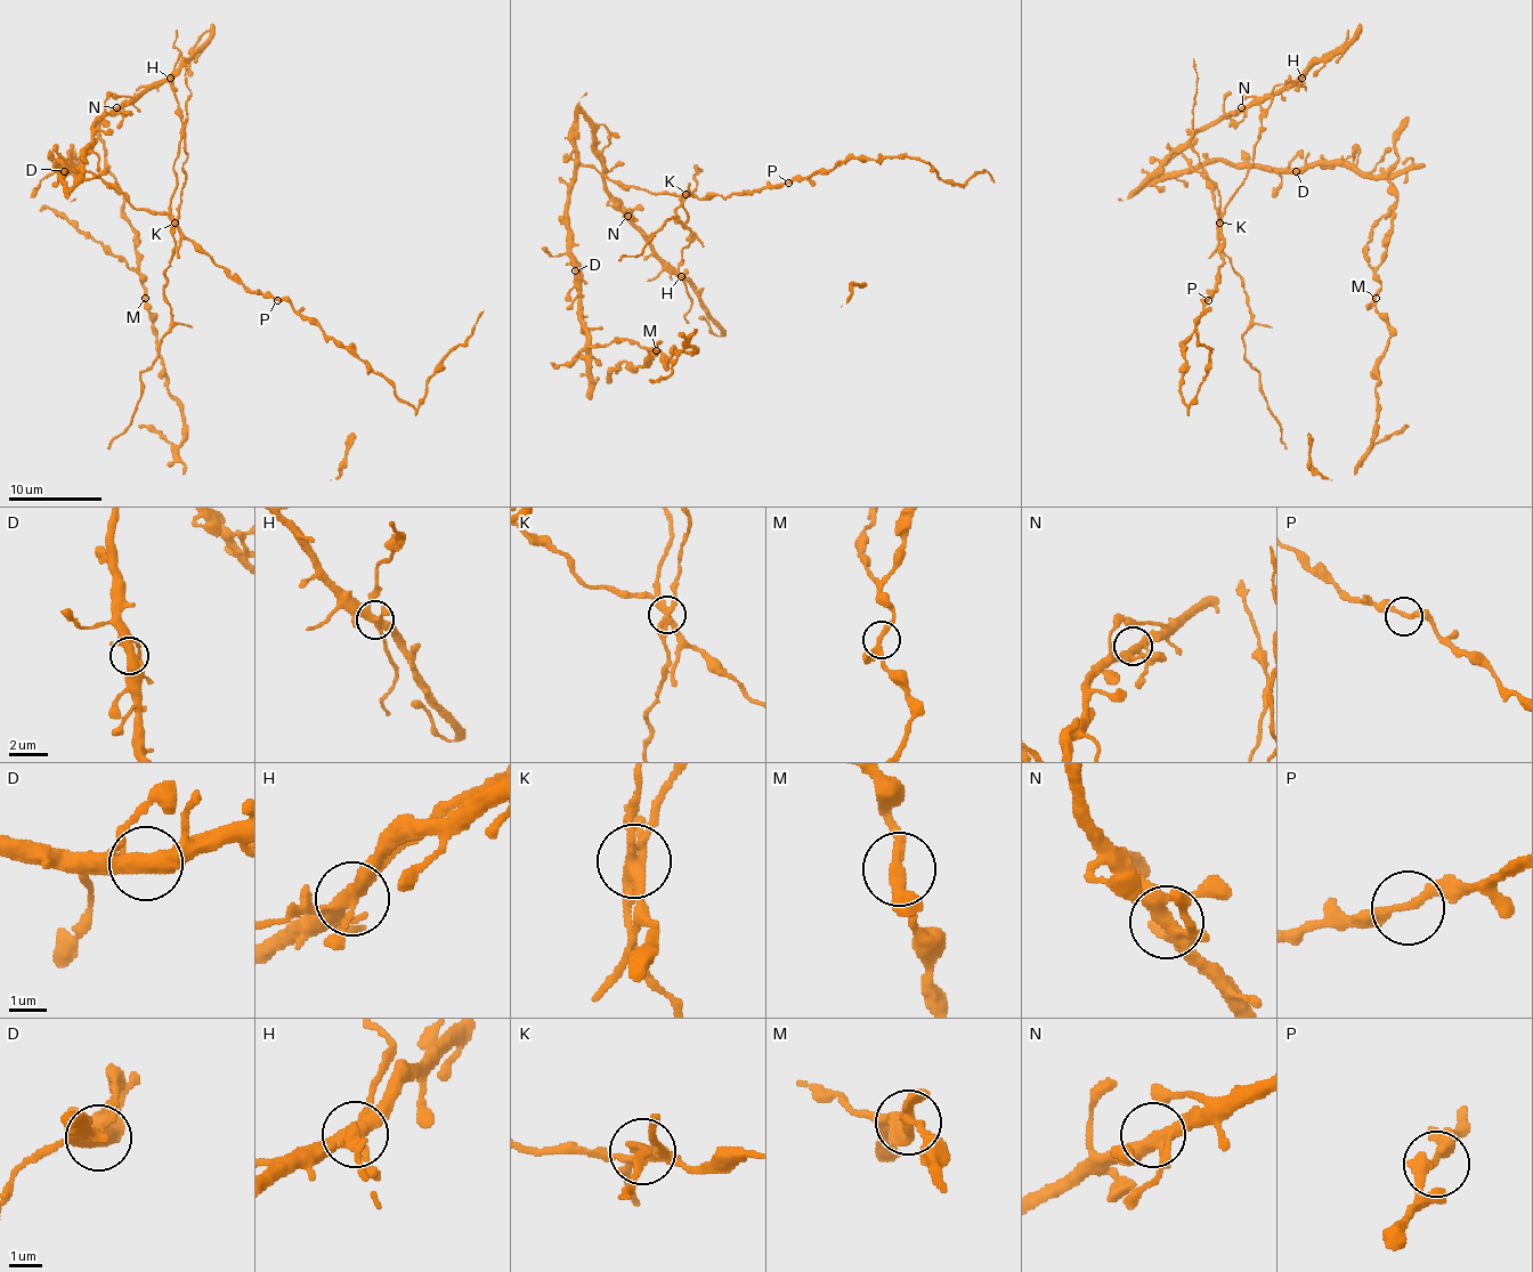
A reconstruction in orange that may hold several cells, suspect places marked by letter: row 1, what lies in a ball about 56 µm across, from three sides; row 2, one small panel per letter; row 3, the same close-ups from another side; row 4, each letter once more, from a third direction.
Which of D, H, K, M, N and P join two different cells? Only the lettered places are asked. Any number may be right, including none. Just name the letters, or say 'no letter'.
H, K

